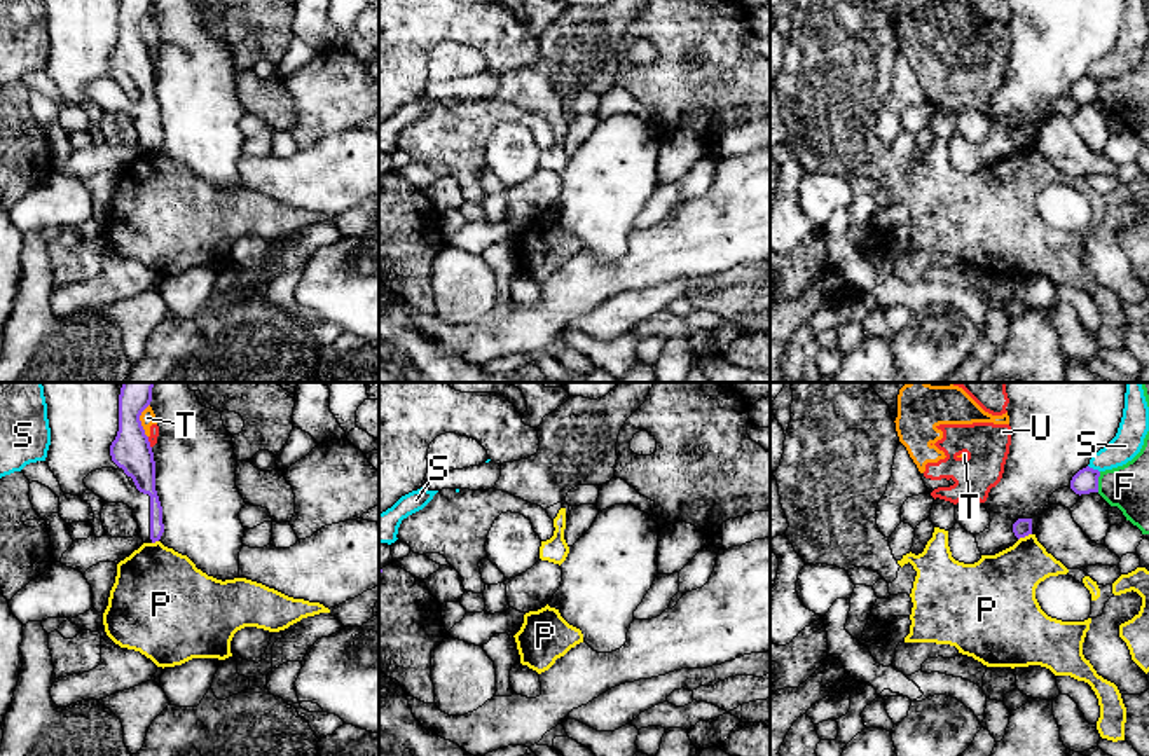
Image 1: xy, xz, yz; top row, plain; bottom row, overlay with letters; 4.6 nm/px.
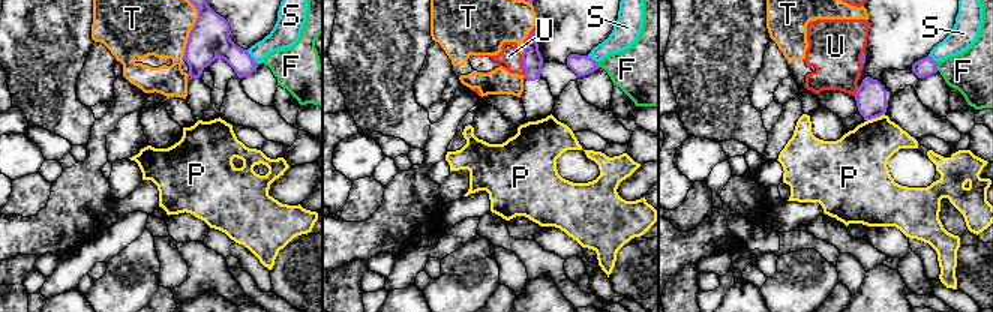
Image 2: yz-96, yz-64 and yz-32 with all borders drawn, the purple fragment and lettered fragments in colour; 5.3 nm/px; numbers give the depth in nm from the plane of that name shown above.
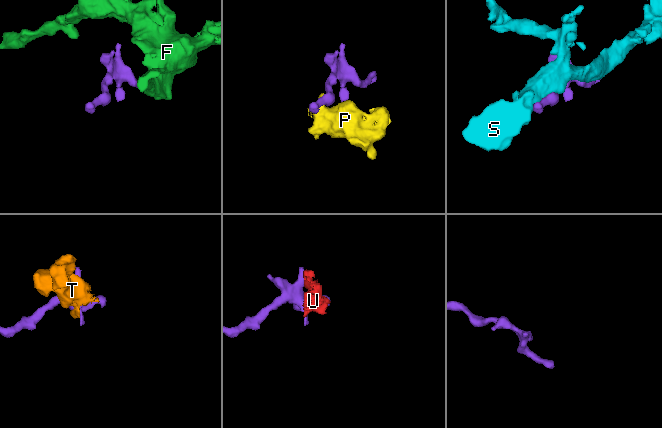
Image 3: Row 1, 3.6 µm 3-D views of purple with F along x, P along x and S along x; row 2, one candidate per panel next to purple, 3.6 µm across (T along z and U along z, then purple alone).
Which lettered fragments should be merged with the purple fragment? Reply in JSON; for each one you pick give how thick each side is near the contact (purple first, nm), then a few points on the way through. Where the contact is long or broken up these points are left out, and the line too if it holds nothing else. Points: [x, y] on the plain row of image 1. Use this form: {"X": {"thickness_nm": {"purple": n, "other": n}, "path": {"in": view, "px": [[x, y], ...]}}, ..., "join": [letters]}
{"join": []}

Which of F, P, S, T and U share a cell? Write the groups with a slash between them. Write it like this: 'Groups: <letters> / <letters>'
Groups: F / P / S / T U

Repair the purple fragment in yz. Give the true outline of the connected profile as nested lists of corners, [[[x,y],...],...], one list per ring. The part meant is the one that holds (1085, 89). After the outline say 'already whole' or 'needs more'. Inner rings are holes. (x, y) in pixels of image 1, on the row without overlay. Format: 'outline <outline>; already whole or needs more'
outline [[[1086,75],[1072,86],[1070,98],[1079,105],[1098,101],[1098,86],[1100,86],[1098,79]]]; already whole

